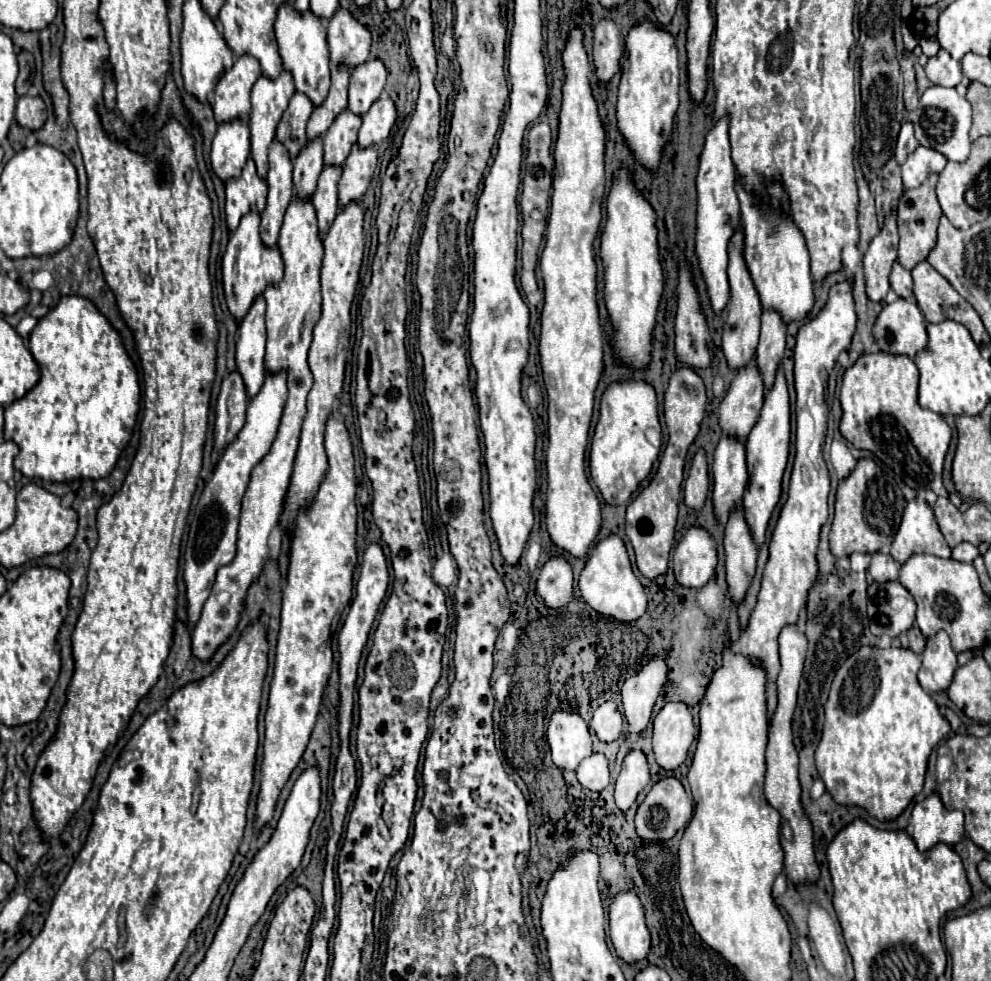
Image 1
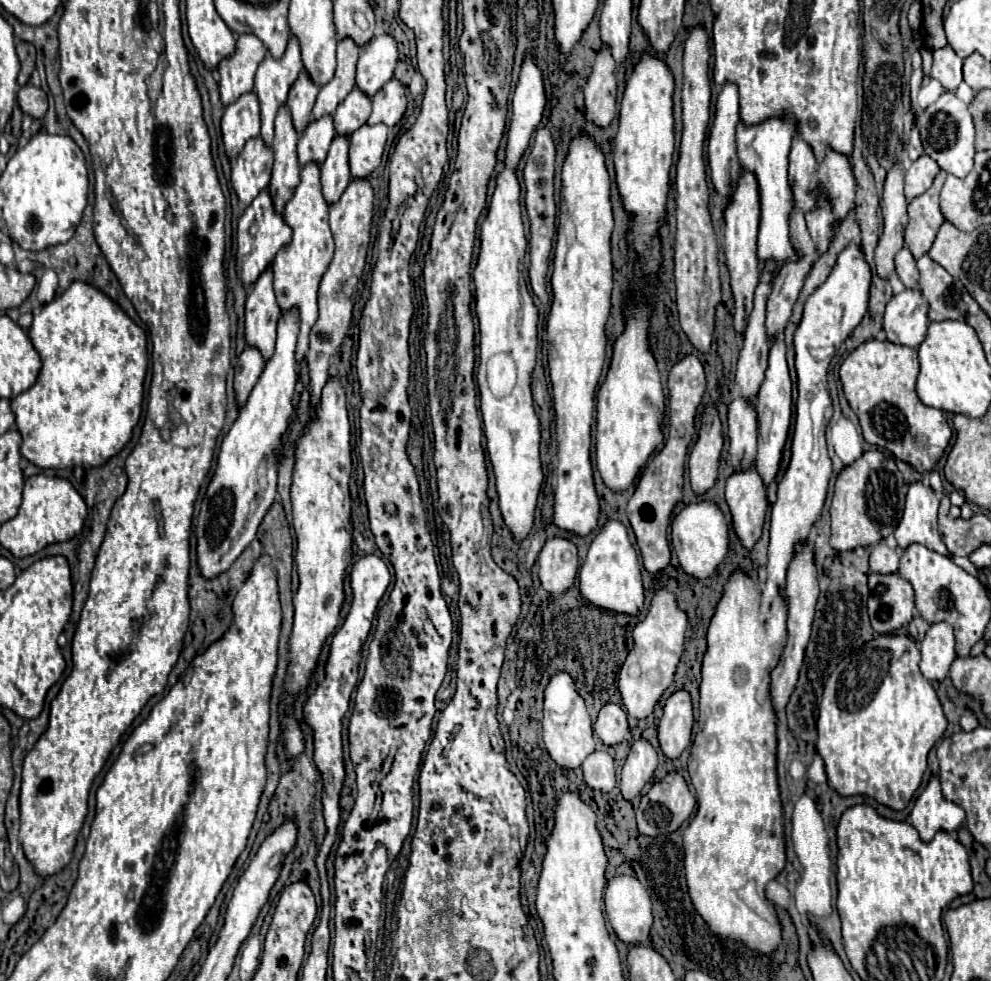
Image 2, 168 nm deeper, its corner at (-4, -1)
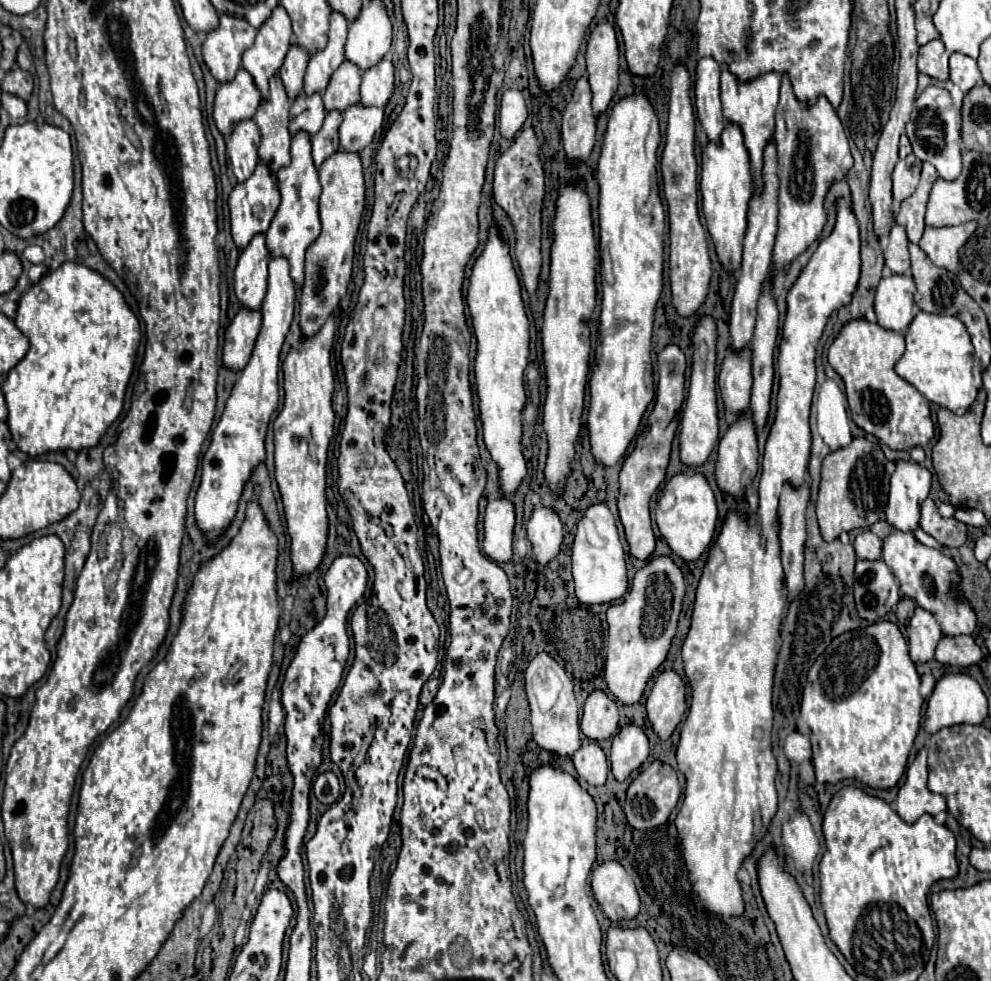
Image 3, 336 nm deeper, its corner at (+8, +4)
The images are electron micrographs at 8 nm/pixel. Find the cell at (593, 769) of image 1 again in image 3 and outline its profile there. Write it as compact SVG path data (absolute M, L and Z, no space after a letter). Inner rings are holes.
M587 743L579 747L573 755L573 763L579 777L585 779L589 785L605 785L609 767L607 767L605 753L597 743Z

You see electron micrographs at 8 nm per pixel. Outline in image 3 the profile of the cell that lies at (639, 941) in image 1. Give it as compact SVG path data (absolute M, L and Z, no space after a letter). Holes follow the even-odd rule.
M605 861L595 869L591 887L599 907L613 923L637 917L639 895L635 883L617 861Z

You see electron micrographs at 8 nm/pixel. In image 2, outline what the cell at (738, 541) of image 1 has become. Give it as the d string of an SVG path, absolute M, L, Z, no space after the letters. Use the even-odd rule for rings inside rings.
M755 464L745 470L735 470L727 478L725 500L731 508L733 526L743 546L751 550L761 538L761 528L767 512L767 498L763 478L759 476Z

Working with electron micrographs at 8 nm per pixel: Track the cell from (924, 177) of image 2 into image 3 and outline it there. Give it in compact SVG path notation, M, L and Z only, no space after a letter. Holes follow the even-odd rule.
M911 153L905 159L899 159L893 171L893 199L903 201L913 195L921 173L921 161Z

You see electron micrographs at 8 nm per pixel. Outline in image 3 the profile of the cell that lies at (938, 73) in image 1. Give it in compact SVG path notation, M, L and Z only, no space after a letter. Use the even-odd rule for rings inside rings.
M939 39L929 41L927 45L919 47L919 61L917 61L919 73L925 73L939 81L947 81L949 79L947 61L949 61L949 55Z

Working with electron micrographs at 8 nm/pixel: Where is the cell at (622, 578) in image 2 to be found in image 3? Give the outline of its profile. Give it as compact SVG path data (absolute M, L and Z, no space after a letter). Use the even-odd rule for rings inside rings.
M603 503L589 507L577 525L573 543L573 579L575 579L577 599L587 605L617 601L627 591L629 581L627 581L623 545L617 533L615 519L609 507Z

